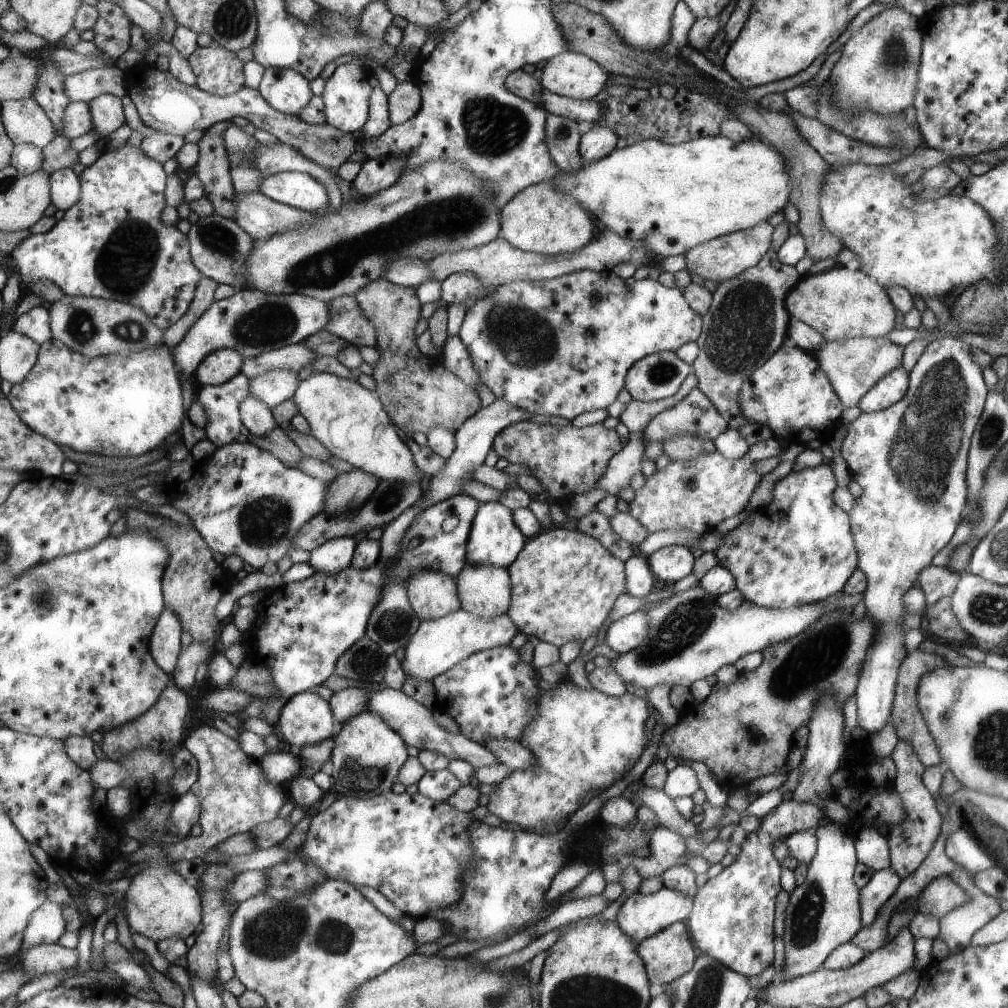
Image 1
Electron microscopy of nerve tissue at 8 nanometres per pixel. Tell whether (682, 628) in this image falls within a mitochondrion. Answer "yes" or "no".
yes

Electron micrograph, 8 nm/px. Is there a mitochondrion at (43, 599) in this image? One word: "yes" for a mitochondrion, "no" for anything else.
yes

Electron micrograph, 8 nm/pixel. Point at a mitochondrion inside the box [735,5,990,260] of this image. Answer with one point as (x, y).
(892, 58)

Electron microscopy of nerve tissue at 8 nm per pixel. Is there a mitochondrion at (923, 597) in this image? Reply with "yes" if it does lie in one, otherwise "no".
no

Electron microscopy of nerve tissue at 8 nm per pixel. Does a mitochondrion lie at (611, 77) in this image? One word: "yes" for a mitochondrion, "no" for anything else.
no

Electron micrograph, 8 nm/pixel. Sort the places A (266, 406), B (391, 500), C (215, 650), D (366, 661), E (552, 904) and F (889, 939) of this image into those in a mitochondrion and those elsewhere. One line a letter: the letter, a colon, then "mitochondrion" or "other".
A: other
B: mitochondrion
C: other
D: mitochondrion
E: other
F: other

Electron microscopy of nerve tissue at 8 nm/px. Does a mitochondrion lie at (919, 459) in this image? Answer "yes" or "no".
yes

